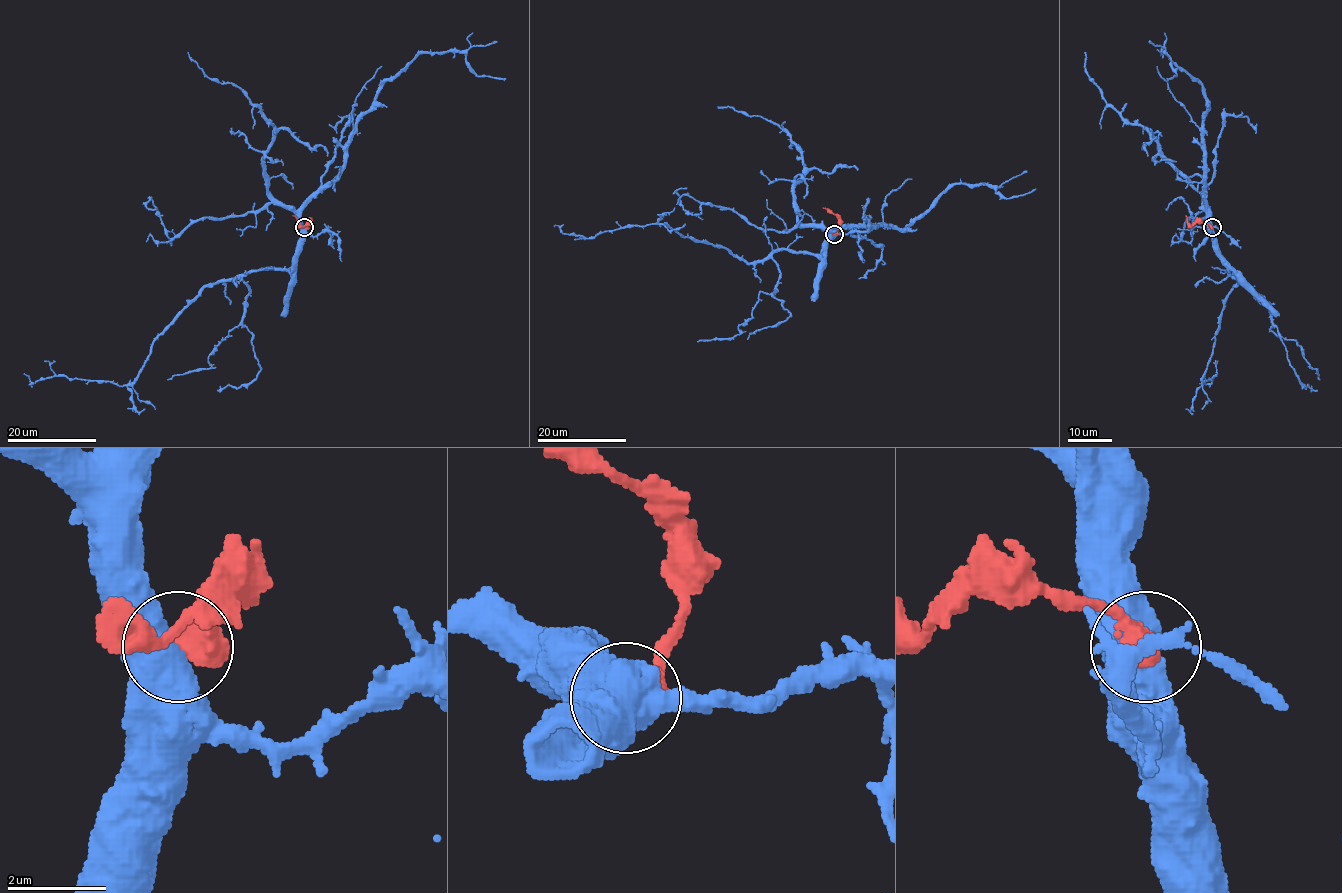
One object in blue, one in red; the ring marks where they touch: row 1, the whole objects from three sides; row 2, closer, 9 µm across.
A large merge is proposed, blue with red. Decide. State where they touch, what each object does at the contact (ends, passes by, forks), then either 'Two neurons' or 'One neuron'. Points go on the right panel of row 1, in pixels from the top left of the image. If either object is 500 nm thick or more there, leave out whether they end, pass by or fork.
Place: (1212, 227). Two neurons

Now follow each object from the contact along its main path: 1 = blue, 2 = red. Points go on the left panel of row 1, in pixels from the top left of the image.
1: (305, 227), (288, 269), (208, 284), (157, 337), (132, 382), (63, 376), (32, 383), (23, 373)
2: (305, 227), (309, 222), (302, 225), (292, 215)

